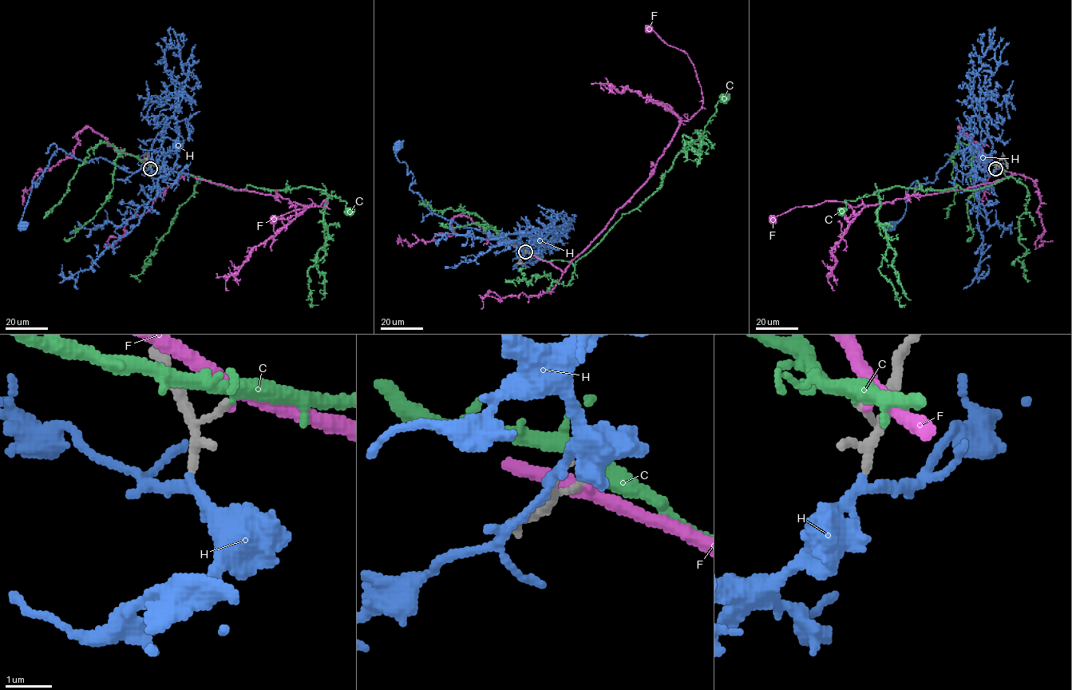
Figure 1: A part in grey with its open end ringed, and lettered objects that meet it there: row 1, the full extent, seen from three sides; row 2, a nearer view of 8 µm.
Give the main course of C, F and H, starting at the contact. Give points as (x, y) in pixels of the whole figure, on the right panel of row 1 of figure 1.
C: (994, 165), (1009, 177), (978, 189), (963, 190), (958, 185), (944, 190), (892, 187), (845, 200), (840, 212)
F: (995, 165), (1015, 173), (963, 189), (912, 195), (879, 204), (852, 206), (825, 200), (771, 218)
H: (995, 168), (979, 165), (982, 131), (984, 172), (957, 148), (932, 183), (911, 184), (890, 224)

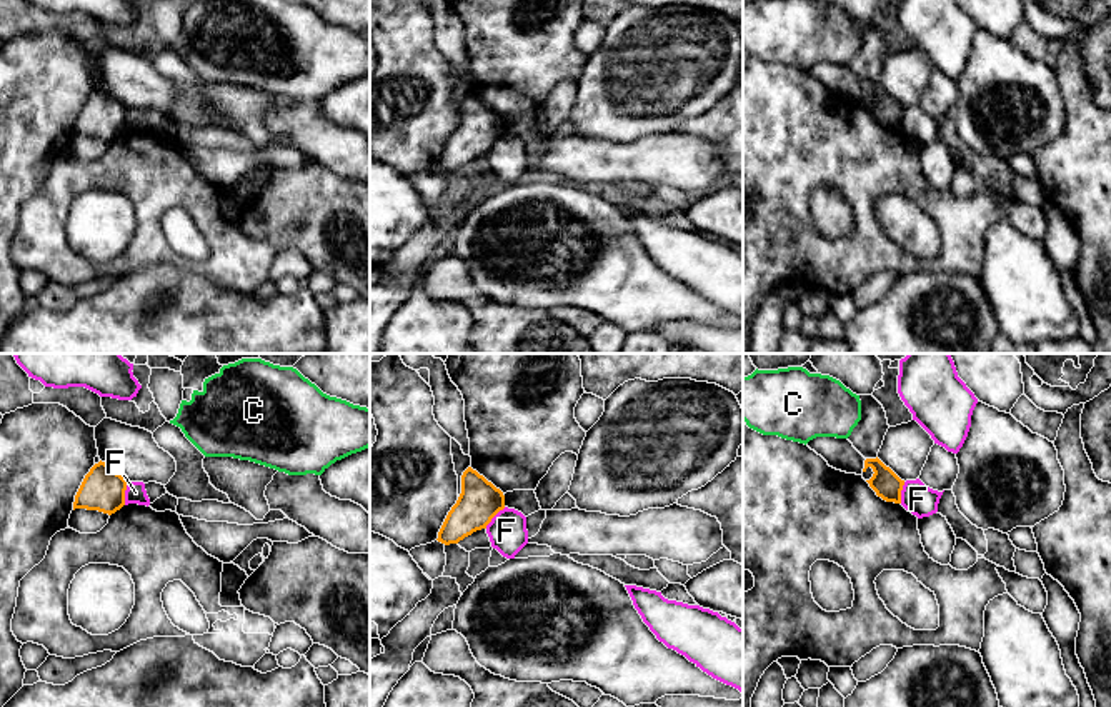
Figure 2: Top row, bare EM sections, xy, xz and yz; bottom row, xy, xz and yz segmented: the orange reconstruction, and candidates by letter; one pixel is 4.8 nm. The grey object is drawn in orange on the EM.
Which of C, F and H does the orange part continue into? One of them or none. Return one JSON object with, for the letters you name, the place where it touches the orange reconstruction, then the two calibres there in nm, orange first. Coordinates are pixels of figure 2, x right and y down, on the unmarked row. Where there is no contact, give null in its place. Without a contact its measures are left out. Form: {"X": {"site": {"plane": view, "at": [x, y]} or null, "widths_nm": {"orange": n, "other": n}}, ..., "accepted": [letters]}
{"H": {"site": null}, "accepted": ["H"]}

